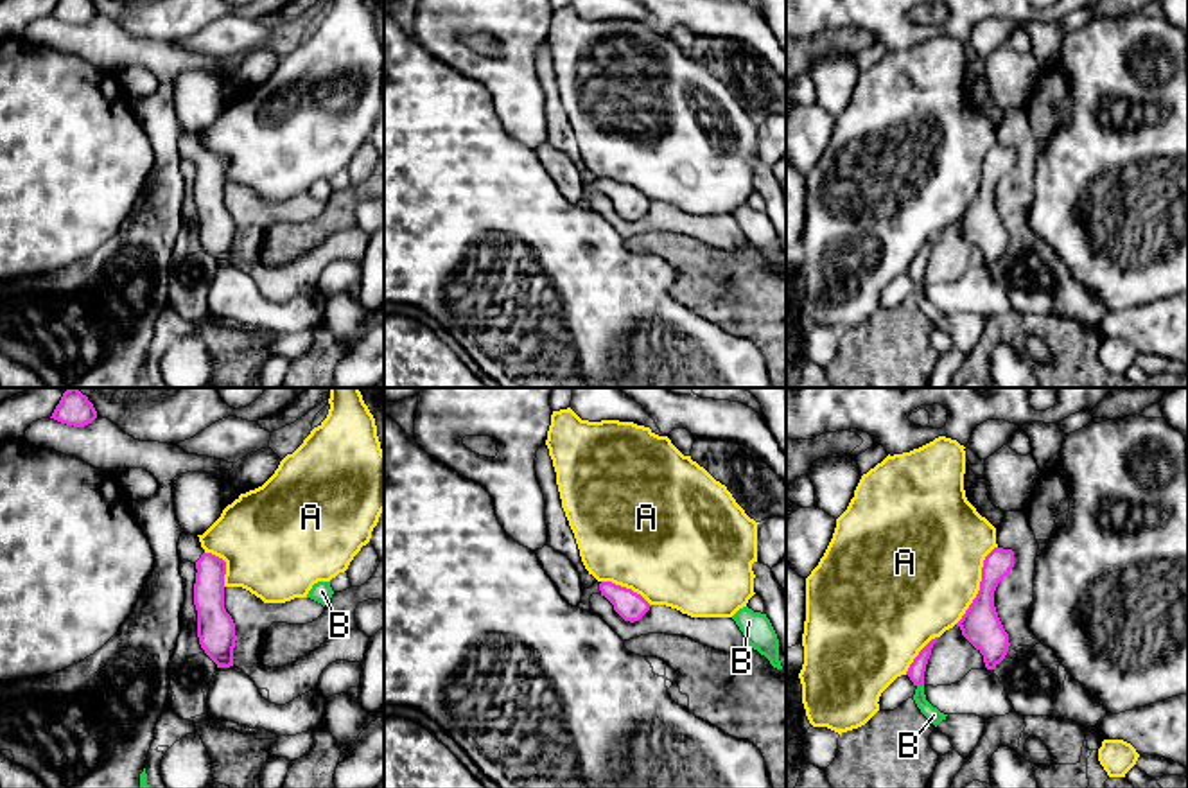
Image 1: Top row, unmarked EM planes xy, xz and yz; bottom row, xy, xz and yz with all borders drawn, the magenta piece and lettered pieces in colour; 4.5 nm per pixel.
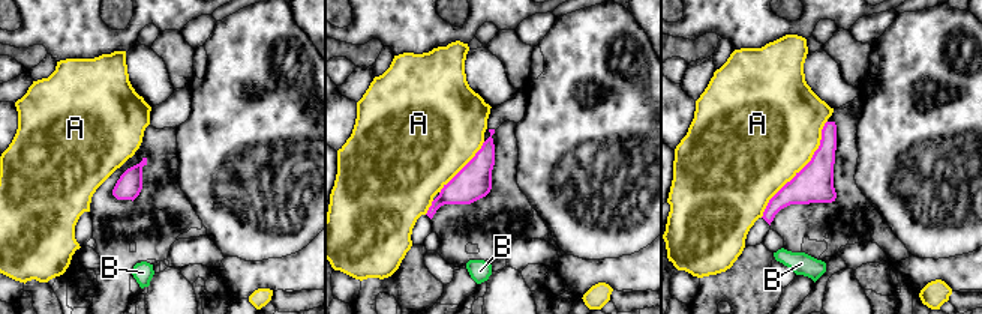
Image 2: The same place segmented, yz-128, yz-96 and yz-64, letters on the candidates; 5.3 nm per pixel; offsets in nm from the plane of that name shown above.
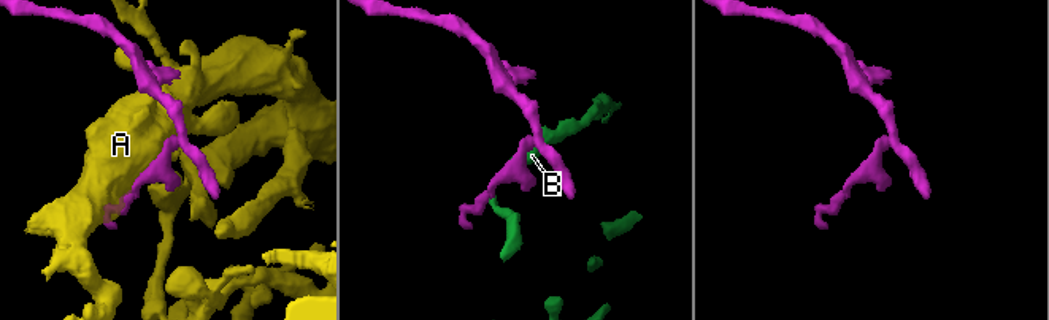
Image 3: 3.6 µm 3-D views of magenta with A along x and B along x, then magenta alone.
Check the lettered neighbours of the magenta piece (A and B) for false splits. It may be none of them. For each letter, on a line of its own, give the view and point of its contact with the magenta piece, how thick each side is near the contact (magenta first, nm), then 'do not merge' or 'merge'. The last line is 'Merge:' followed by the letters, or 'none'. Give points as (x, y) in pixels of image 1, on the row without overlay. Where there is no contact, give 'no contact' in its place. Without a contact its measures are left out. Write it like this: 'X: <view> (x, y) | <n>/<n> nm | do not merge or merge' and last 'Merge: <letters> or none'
A: yz (980, 183) | 180/480 nm | do not merge
B: yz (919, 282) | 80/70 nm | do not merge
Merge: none

